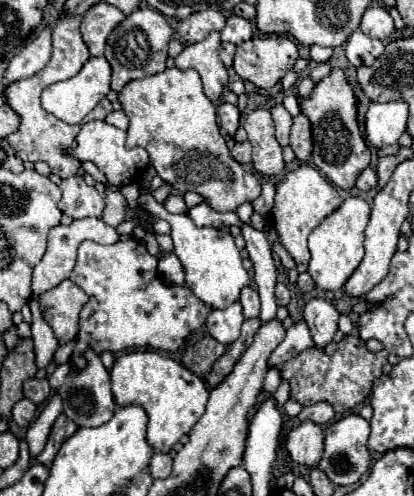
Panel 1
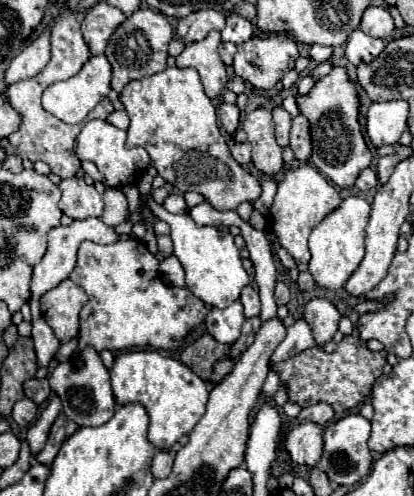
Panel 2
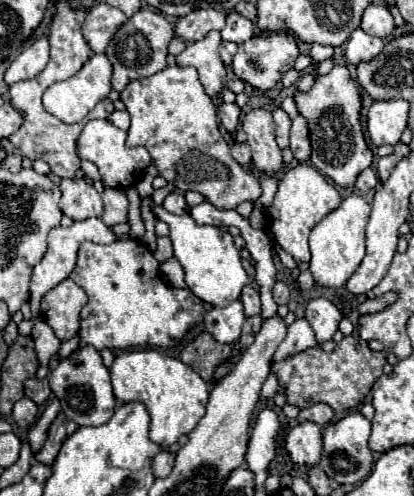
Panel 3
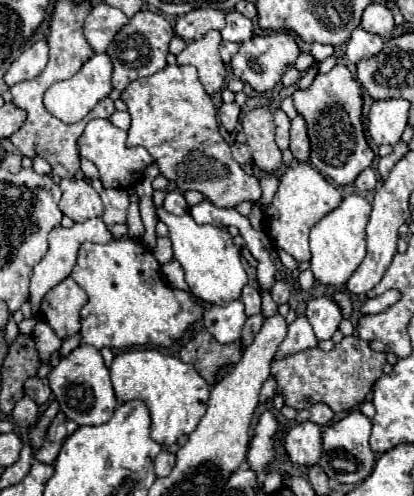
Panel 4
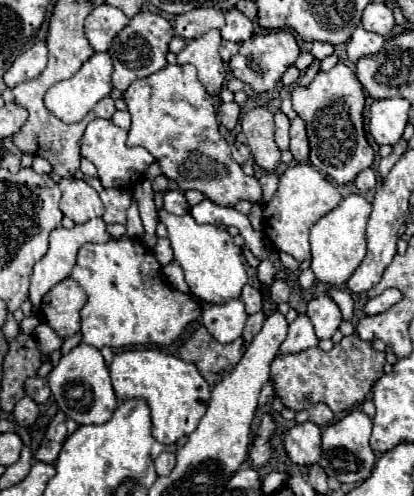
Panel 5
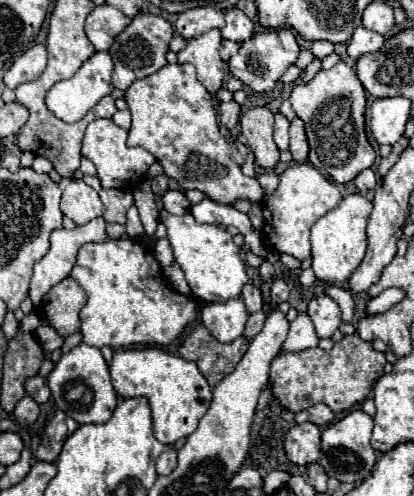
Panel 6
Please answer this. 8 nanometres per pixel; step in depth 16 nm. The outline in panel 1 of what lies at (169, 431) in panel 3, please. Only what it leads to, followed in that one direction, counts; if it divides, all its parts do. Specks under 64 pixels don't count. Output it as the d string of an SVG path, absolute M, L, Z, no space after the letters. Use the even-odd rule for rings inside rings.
M154 350L146 352L130 352L120 356L114 362L114 368L110 372L112 376L112 394L118 406L130 406L138 404L148 414L148 428L146 428L146 440L154 448L154 452L168 454L172 446L192 430L196 420L204 414L206 402L208 402L208 388L192 374L188 368L182 368L172 358L160 356Z

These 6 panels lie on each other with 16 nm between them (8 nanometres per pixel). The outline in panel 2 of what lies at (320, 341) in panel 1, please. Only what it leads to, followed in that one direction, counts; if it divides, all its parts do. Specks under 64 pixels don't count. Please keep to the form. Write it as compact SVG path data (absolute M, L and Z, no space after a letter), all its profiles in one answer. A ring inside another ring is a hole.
M312 298L304 308L304 320L312 328L316 346L324 346L332 340L334 332L338 330L340 312L336 306L324 298Z

